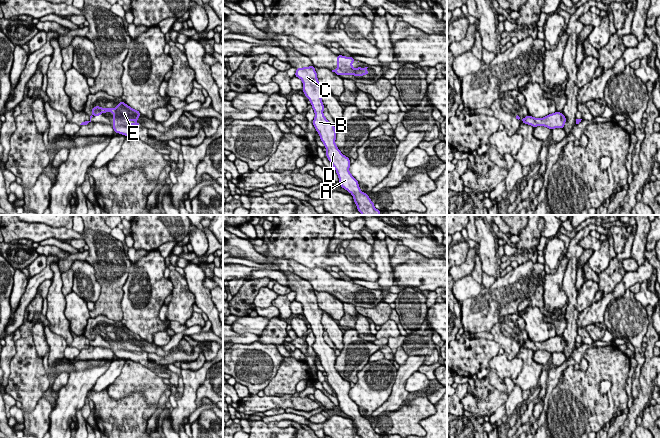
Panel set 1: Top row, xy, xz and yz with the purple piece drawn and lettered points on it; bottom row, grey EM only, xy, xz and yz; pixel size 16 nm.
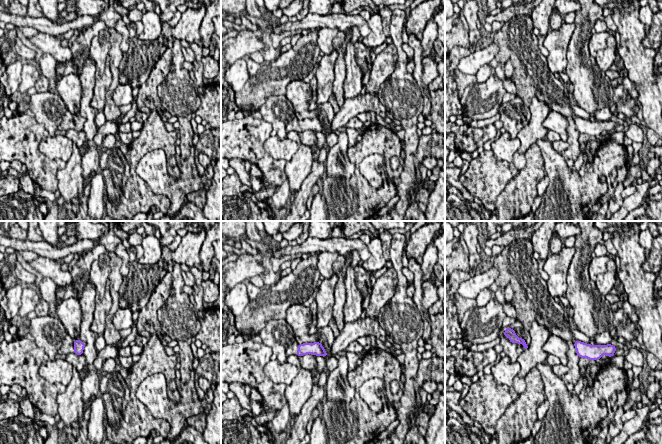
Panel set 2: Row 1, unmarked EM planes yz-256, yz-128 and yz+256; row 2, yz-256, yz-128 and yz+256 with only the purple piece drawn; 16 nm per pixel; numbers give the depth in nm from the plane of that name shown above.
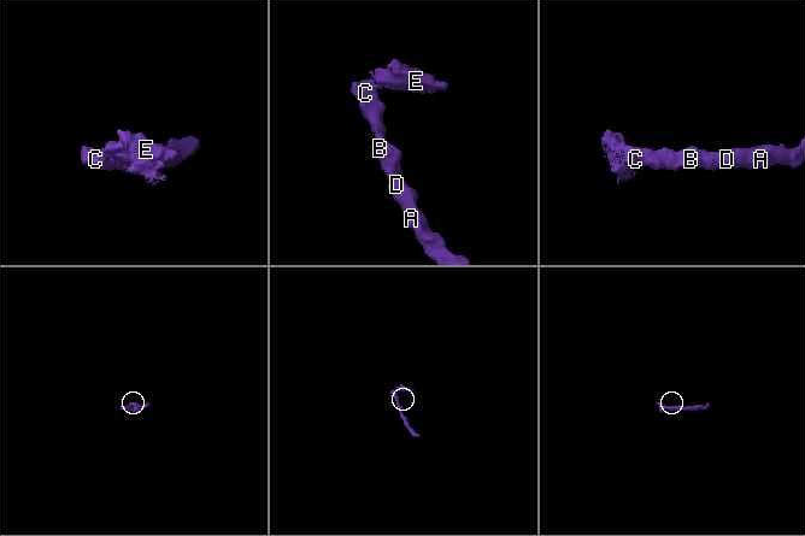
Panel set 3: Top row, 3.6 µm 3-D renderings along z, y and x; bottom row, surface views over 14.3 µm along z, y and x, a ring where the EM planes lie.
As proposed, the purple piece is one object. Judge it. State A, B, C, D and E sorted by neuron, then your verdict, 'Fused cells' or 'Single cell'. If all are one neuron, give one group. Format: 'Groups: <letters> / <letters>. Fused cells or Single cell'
Groups: A B C D / E. Fused cells

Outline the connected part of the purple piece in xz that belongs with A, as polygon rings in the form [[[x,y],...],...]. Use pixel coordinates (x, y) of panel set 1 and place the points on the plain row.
[[[314,290],[297,292],[295,301],[303,306],[302,314],[315,336],[312,347],[327,373],[326,380],[338,398],[340,410],[352,418],[357,434],[362,439],[380,439],[381,435],[377,434],[369,420],[360,414],[358,405],[349,396],[350,383],[344,380],[335,368],[337,357],[335,350],[323,338],[325,332],[321,323],[323,311],[318,306]]]

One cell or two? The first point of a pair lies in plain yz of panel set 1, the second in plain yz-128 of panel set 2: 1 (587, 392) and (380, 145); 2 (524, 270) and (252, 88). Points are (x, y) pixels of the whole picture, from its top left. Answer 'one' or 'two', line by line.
1: one
2: one

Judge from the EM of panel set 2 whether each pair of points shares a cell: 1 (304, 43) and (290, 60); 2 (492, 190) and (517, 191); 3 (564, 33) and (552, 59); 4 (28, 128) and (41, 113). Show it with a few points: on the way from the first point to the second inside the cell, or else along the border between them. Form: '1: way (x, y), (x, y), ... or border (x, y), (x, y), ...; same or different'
1: way (302, 47), (294, 56); same
2: border (518, 172), (497, 197), (495, 209); different
3: way (560, 39), (555, 47), (555, 53); same
4: border (34, 118), (45, 129); different

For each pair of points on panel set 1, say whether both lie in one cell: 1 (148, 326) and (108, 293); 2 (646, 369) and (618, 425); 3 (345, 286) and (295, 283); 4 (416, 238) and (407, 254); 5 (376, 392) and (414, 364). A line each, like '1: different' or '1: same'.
1: different
2: different
3: different
4: different
5: different

